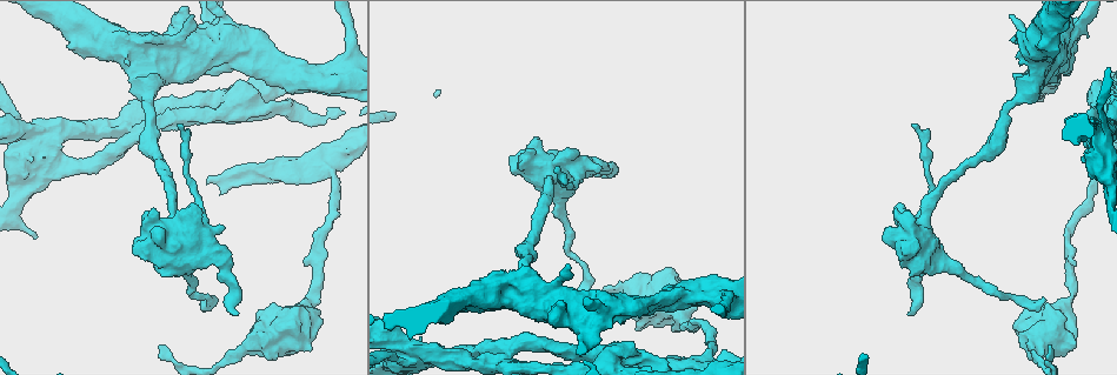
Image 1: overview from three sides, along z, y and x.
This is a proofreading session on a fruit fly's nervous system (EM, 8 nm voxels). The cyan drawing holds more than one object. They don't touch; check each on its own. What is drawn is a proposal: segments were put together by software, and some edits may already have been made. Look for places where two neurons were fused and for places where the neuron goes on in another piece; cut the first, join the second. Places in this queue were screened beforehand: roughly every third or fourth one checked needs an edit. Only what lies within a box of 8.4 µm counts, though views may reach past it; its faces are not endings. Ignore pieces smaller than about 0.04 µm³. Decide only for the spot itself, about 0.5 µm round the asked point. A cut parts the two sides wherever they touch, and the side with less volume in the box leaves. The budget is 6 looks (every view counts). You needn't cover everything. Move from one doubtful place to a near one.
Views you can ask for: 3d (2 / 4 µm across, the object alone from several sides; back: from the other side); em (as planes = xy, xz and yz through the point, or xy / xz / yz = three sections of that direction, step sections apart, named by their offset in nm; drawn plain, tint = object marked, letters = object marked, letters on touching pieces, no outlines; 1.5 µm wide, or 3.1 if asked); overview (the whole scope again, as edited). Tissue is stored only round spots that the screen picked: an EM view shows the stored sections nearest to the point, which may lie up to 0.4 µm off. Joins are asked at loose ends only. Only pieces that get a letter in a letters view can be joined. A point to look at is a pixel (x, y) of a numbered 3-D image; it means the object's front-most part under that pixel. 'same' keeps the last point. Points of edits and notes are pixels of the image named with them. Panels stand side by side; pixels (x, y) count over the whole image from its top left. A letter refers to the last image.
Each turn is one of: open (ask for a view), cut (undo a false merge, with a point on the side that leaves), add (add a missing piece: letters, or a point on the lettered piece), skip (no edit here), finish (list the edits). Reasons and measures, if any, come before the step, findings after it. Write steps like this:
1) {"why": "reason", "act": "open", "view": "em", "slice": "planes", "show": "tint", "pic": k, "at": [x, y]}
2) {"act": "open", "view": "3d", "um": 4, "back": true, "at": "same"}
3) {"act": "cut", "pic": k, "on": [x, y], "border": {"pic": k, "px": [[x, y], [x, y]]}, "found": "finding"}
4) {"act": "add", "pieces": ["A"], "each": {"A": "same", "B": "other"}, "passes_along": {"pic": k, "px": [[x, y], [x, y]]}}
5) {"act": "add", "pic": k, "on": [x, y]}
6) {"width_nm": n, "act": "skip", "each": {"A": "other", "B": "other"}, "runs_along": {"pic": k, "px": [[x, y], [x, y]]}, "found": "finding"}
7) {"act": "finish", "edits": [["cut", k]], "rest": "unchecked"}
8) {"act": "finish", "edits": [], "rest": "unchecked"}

{"act": "open", "view": "3d", "um": 4, "pic": 1, "at": [908, 314]}

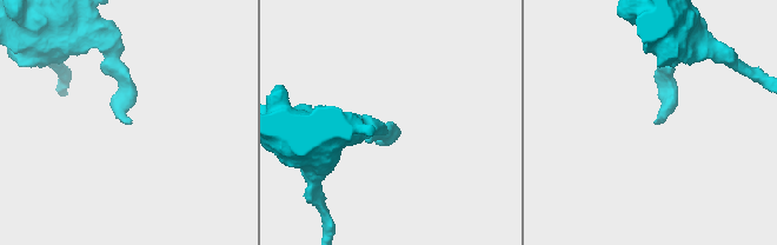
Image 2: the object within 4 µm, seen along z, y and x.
{"act": "open", "view": "em", "slice": "planes", "show": "letters", "pic": 2, "at": [654, 121]}

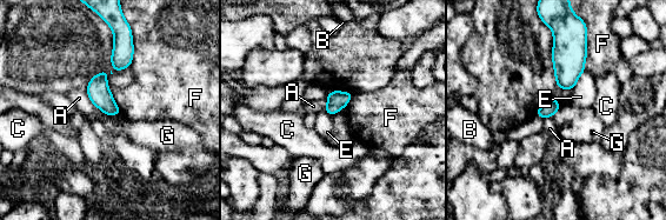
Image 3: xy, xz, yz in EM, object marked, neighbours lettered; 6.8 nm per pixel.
{"act": "skip", "each": {"A": "other", "B": "other", "C": "other", "E": "other", "F": "other", "G": "other"}, "border": {"pic": 3, "px": [[330, 91], [325, 98]]}, "found": "none of them fits"}

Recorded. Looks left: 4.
{"why": "end of a long branch", "act": "open", "view": "3d", "um": 4, "pic": 1, "at": [204, 301]}

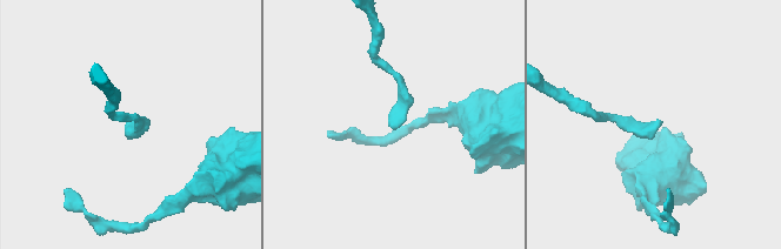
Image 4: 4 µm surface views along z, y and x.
{"act": "open", "view": "em", "slice": "xy", "step": 4, "show": "tint", "pic": 4, "at": [661, 123]}

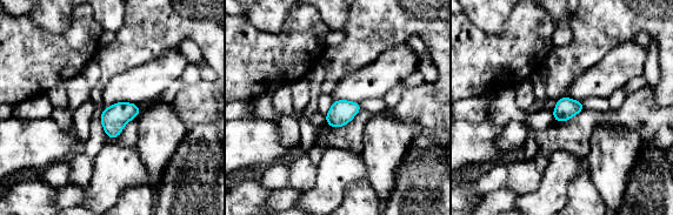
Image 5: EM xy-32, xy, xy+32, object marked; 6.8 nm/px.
{"act": "open", "view": "em", "slice": "planes", "show": "letters", "at": "same"}

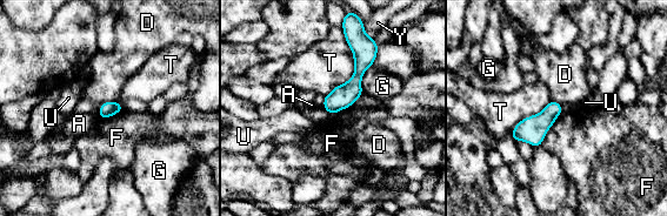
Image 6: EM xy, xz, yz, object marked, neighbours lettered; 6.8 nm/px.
{"width_nm": 110, "act": "skip", "each": {"A": "other", "D": "other", "F": "other", "G": "other", "T": "other", "U": "other", "Y": "other"}, "runs_along": {"pic": 6, "px": [[358, 46], [358, 76], [332, 110]]}, "found": "no lettered piece goes on from it"}

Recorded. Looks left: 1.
{"why": "thick end", "act": "open", "view": "em", "slice": "planes", "show": "letters", "pic": 1, "at": [635, 313]}

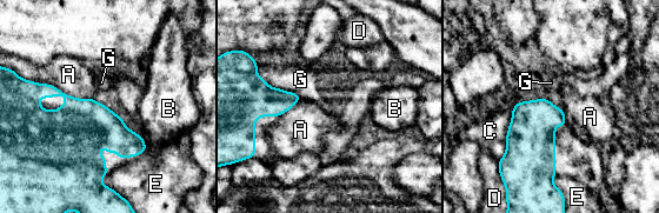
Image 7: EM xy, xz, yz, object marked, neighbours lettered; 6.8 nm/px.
{"act": "skip", "each": {"A": "other", "B": "other", "C": "other", "D": "other", "E": "other", "G": "other"}, "border": {"pic": 7, "px": [[31, 80], [93, 99]]}, "found": "no lettered piece goes on from it"}

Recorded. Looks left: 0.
{"act": "finish", "edits": [], "rest": "unchecked"}

